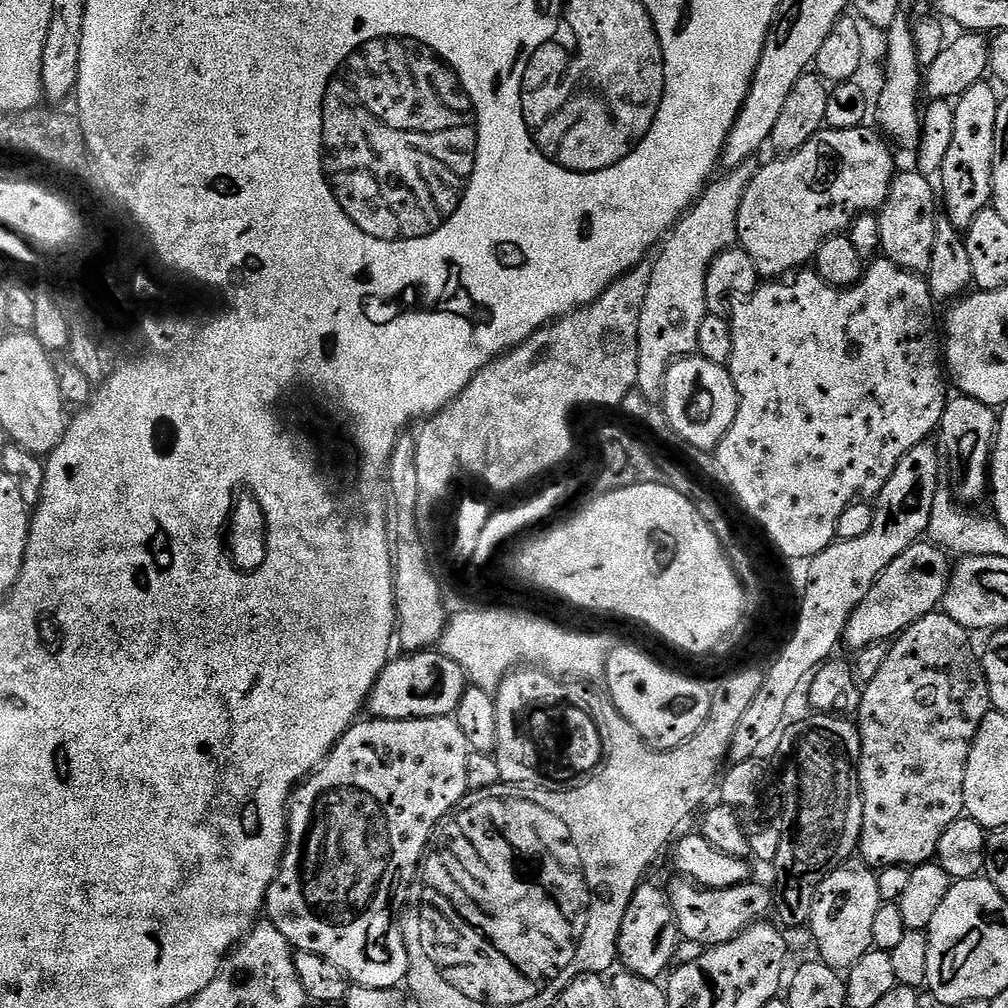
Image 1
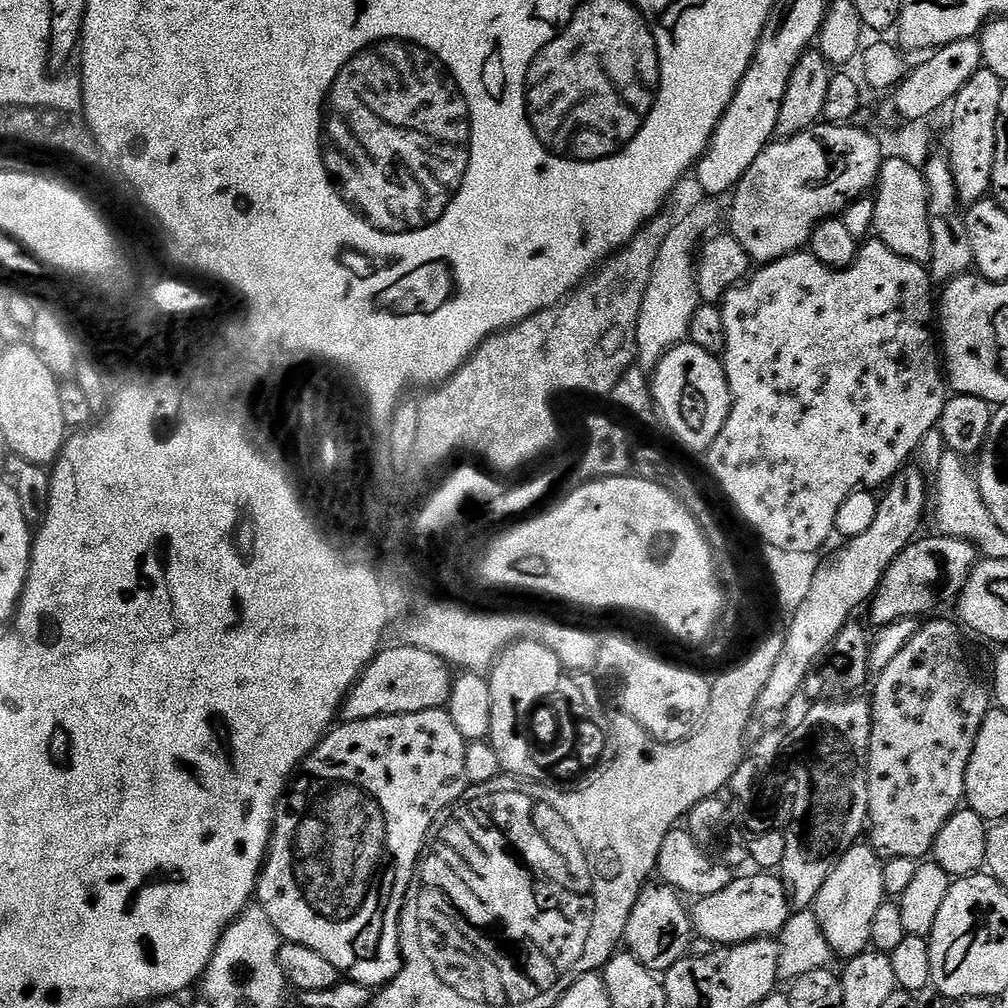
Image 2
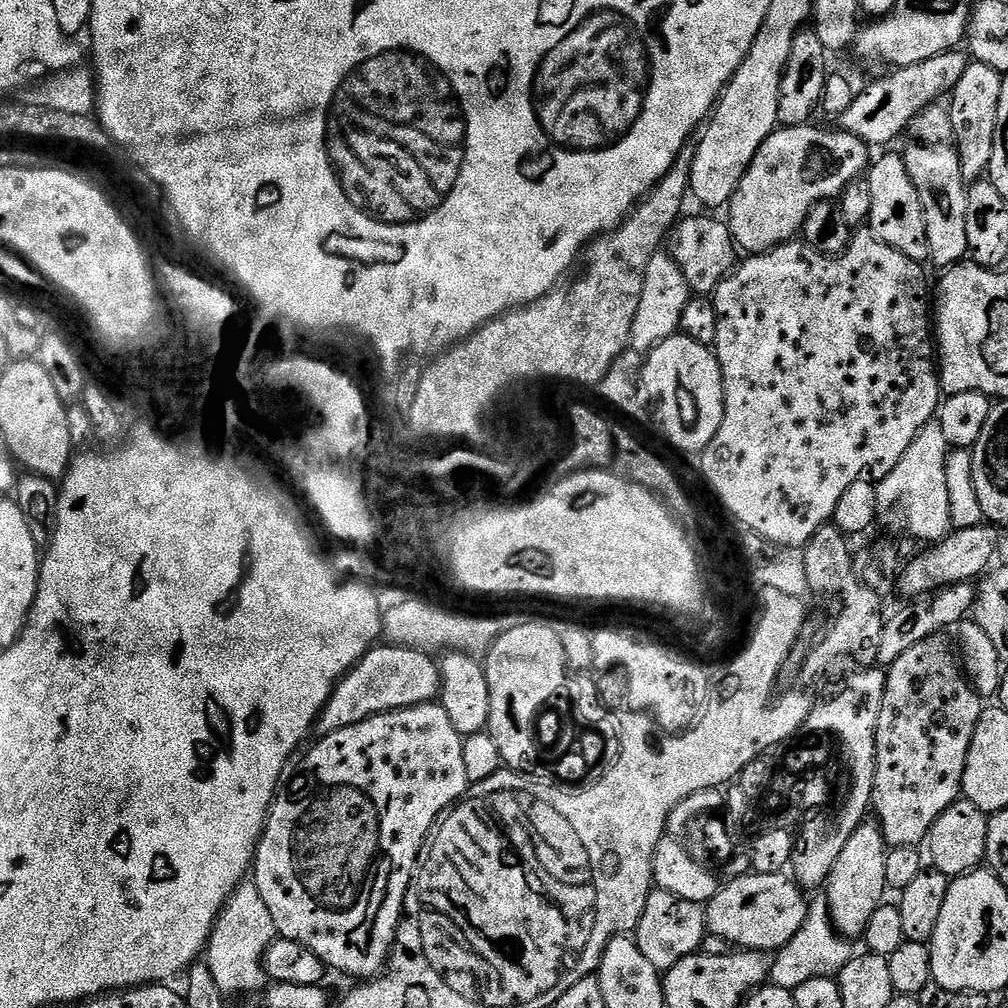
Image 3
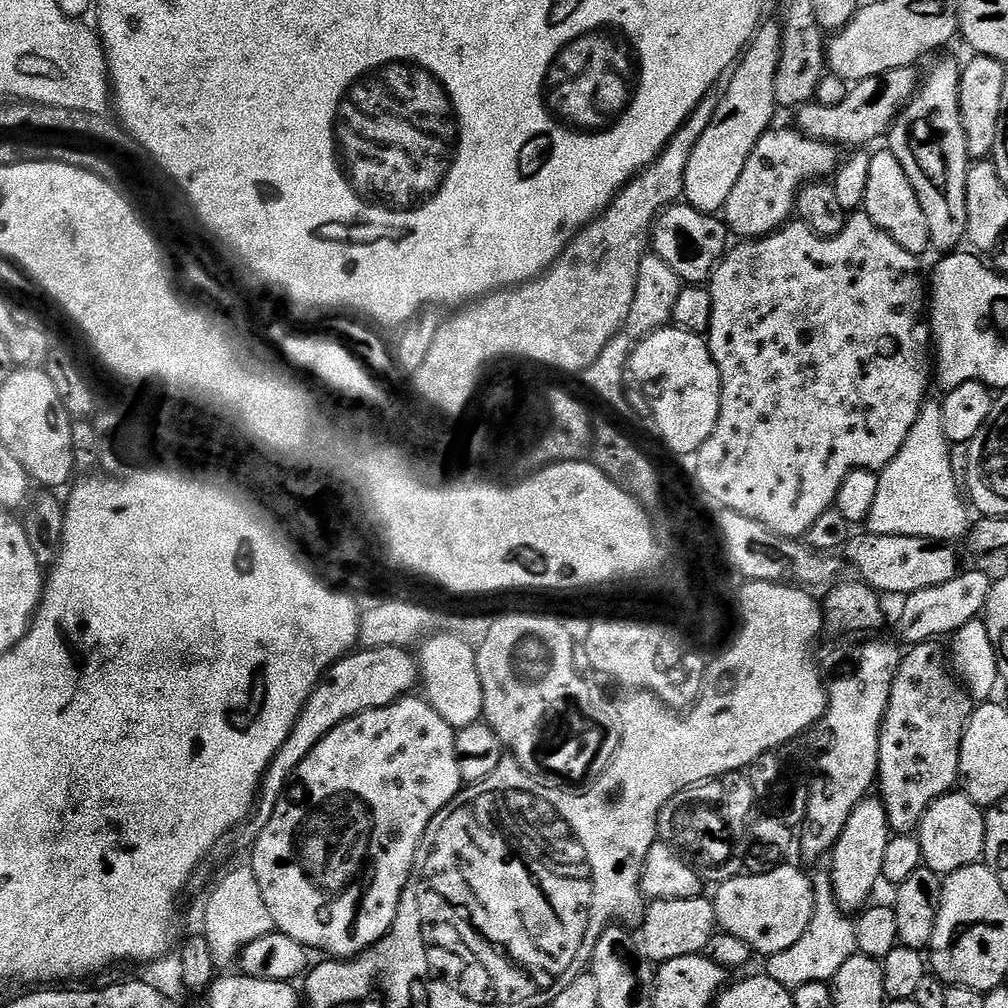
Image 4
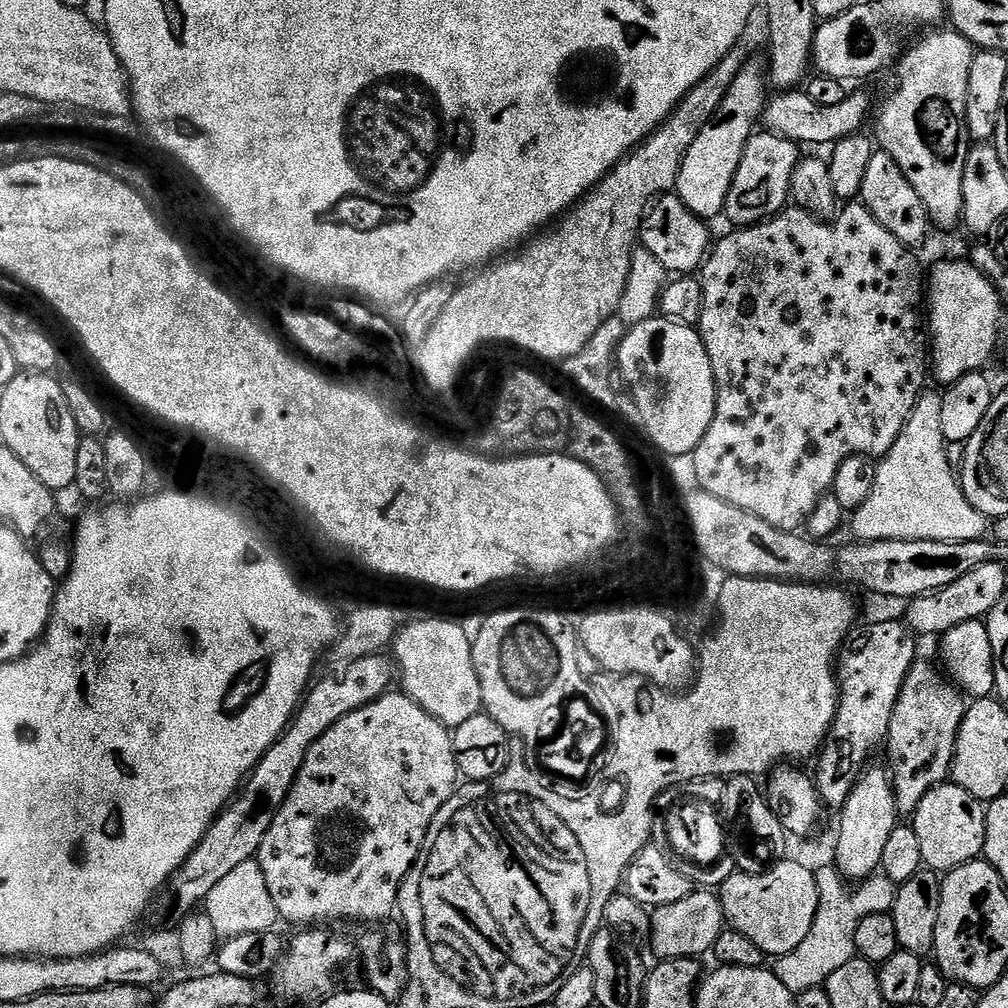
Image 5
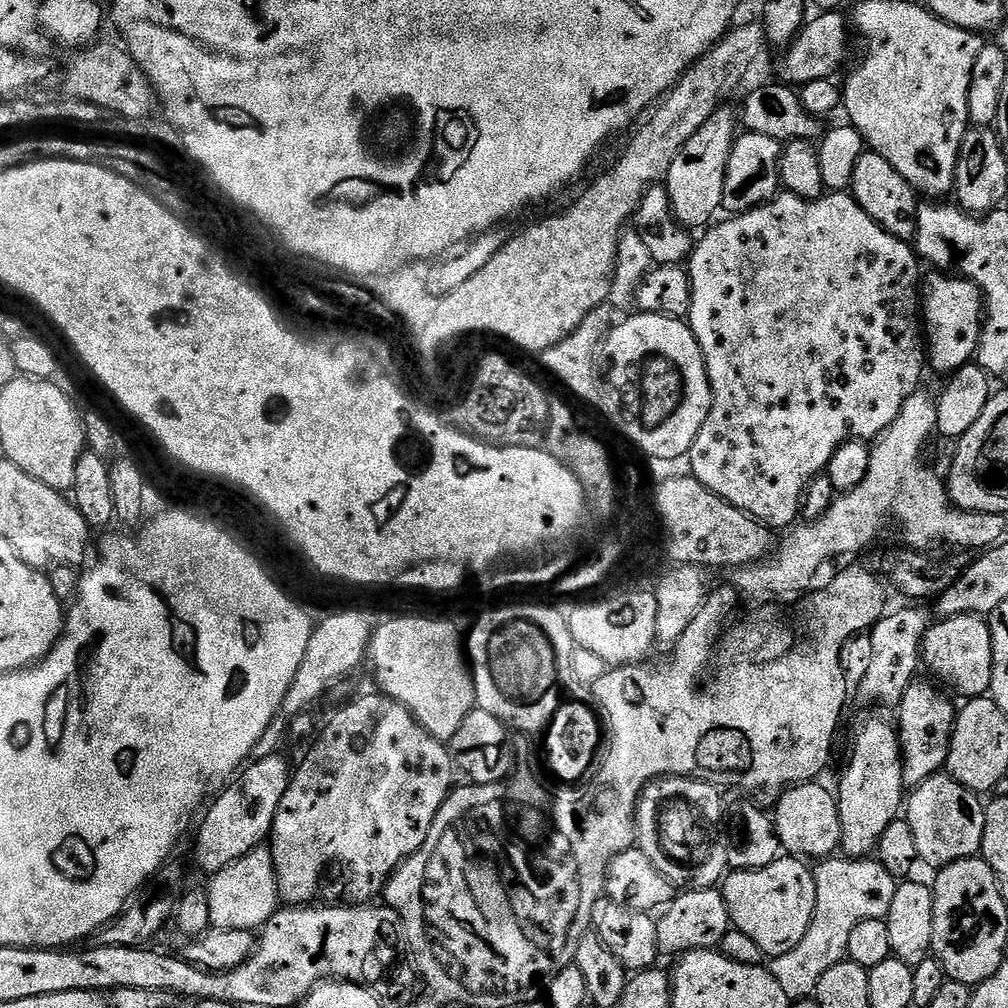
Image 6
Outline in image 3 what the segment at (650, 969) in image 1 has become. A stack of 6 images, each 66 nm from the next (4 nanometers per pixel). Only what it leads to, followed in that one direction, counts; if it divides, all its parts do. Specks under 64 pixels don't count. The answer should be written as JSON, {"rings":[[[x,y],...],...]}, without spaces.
{"rings":[[[656,888],[646,898],[646,908],[642,910],[634,941],[652,966],[667,970],[682,962],[682,958],[697,955],[701,951],[705,935],[704,908],[701,905],[686,902],[686,898],[678,898],[666,890]]]}

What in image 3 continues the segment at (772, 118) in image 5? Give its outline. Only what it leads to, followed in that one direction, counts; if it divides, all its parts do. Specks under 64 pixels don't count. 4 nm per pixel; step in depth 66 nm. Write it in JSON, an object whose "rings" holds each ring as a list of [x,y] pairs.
{"rings":[[[953,50],[938,54],[934,58],[926,58],[926,62],[914,62],[914,66],[885,71],[888,72],[885,76],[878,77],[873,84],[857,91],[854,102],[850,102],[850,110],[838,117],[839,127],[854,134],[863,144],[892,146],[899,136],[901,139],[905,135],[908,125],[919,112],[943,101],[940,99],[943,96],[945,99],[952,88],[958,86],[958,78],[962,78],[969,62],[967,51]]]}

